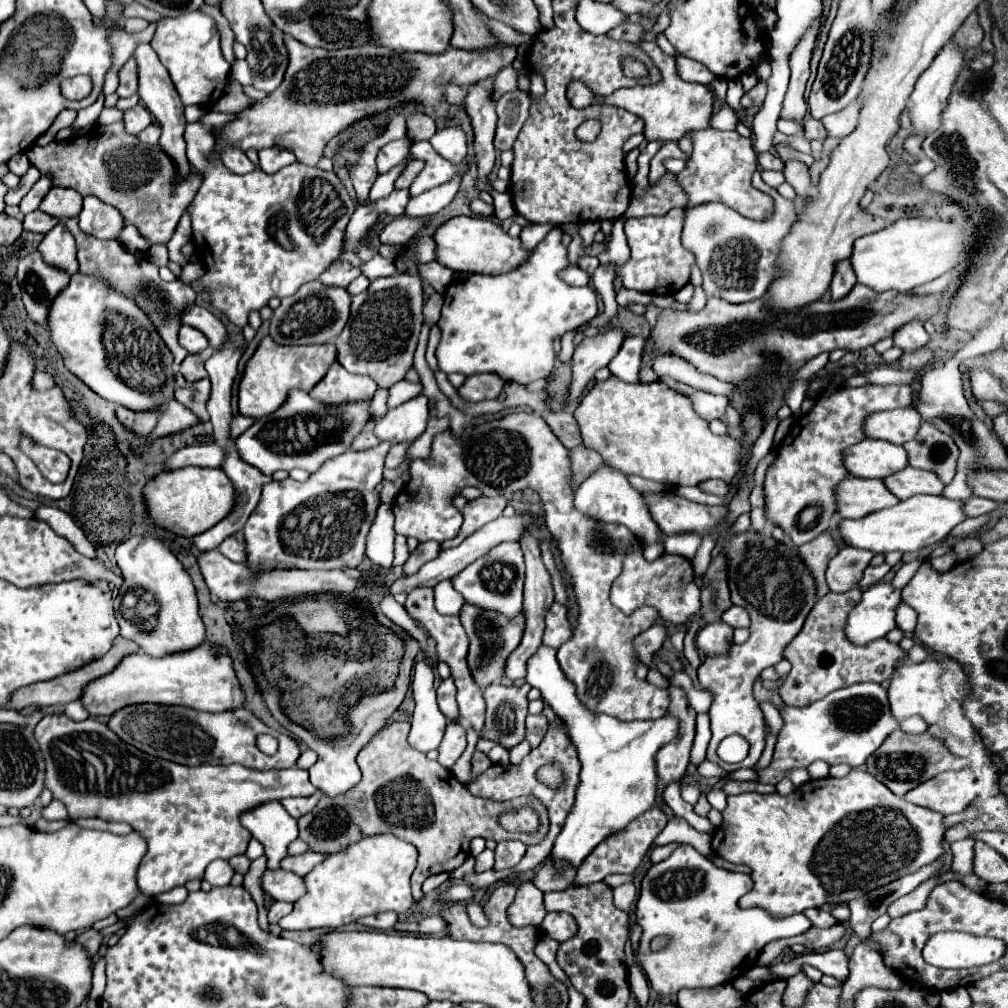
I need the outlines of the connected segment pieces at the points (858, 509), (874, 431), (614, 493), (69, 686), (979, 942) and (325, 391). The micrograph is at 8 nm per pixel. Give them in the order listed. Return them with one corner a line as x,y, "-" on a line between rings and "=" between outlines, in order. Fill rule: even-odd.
849,477
837,487
837,511
845,519
861,519
897,503
899,499
879,479
=
907,407
907,409
893,409
869,415
863,423
863,431
867,437
903,445
917,437
919,425
921,425
921,415
917,413
917,409
=
601,463
599,469
587,477
575,491
575,507
581,513
589,513
593,519
597,521
607,521
607,523
619,523
629,527
645,545
651,545
655,541
663,543
663,535
659,525
653,521
649,509
647,509
647,501
643,497
643,493
639,493
637,489
633,489
627,481
627,475
607,463
=
117,637
117,639
115,639
115,645
111,647
111,651
109,651
107,655
103,655
101,659
95,659
95,661
83,665
83,667
77,669
77,671
71,671
71,673
59,675
59,677
55,677
55,679
39,681
39,683
33,683
33,685
29,685
29,687
19,689
19,691
13,695
9,709
23,709
23,707
27,707
27,705
39,705
39,707
65,705
65,703
69,703
69,701
81,699
81,693
83,693
83,689
85,689
87,683
91,683
91,681
95,681
95,679
99,679
99,677
111,673
111,671
119,665
119,659
123,659
123,657
127,657
127,655
131,655
131,653
141,653
139,645
135,645
133,641
127,641
127,639
123,639
123,637
=
961,931
937,933
925,945
925,961
935,967
961,969
991,963
1003,955
1003,941
991,937
973,937
=
333,363
325,373
323,381
311,389
311,397
323,403
345,403
371,399
377,391
377,383
367,375
351,375
339,363

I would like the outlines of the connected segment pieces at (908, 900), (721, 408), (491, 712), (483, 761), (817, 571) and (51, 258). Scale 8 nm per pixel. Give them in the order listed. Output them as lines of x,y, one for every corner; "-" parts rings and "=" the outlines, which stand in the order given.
931,877
931,879
923,881
915,891
911,891
911,893
907,893
903,899
895,901
895,903
887,909
887,913
889,913
891,917
899,917
899,915
903,915
903,913
923,909
923,907
925,907
925,901
927,901
927,897
929,897
929,893
931,893
931,889
933,889
935,885
939,885
939,883
937,883
937,877
=
663,379
663,381
667,381
667,385
671,385
671,387
681,389
683,393
689,393
691,399
693,399
695,411
697,411
701,417
705,417
707,421
719,419
719,417
725,415
725,407
729,405
729,399
727,399
727,397
723,397
723,395
711,395
711,393
697,391
697,389
689,389
689,387
673,381
673,379
=
493,683
483,691
487,705
487,721
483,727
485,739
491,739
507,749
515,747
525,739
525,717
527,717
527,691
531,687
499,685
=
475,751
475,755
473,755
473,777
471,777
471,781
482,773
486,769
488,769
492,765
488,755
481,751
=
831,531
821,533
817,539
805,543
799,547
799,555
803,557
803,561
807,563
807,567
811,569
815,581
817,581
817,597
823,597
829,587
825,585
825,569
829,559
841,549
841,543
833,537
=
59,221
39,243
39,251
43,255
43,259
59,269
65,269
67,273
77,273
79,265
77,265
77,249
75,249
75,239
71,237
71,233
67,231
67,227
63,225
63,221

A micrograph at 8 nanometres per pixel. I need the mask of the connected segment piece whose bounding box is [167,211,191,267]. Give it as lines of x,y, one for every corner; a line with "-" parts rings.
185,211
183,217
179,219
177,223
177,229
175,229
175,235
169,239
167,243
167,249
169,249
169,259
181,267
185,267
189,261
187,257
181,253
181,247
191,239
191,217
189,213

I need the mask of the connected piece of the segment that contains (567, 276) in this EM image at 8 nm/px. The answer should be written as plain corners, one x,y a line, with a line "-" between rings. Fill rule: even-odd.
569,265
563,273
561,279
567,281
569,285
587,285
589,283
589,275
585,271
581,271
577,265

